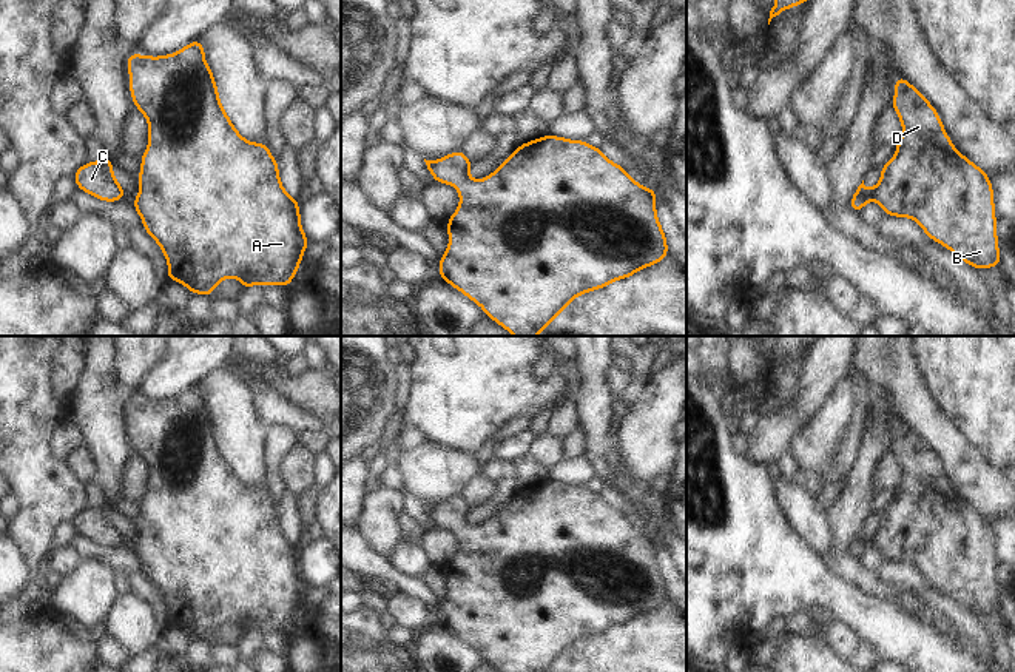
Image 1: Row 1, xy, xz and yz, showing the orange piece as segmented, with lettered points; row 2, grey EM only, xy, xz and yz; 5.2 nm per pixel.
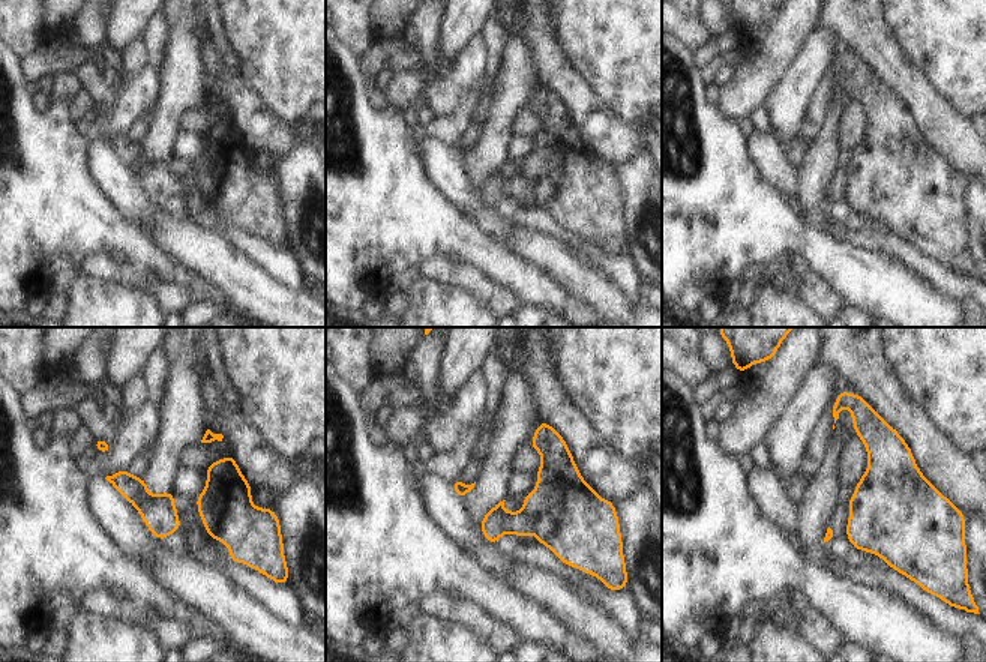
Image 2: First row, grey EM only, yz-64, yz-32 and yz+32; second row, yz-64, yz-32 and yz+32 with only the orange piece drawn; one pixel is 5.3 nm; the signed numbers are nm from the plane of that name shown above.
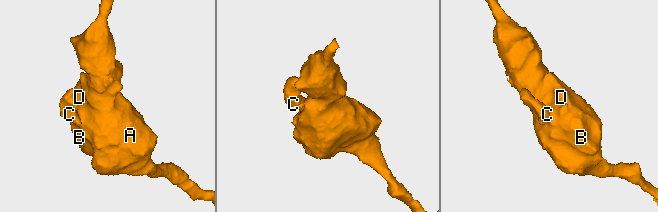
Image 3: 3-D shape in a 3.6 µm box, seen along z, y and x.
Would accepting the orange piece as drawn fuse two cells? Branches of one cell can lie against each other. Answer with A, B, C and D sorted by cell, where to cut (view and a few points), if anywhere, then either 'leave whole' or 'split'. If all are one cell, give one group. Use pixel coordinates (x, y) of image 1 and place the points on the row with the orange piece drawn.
A B C D; no cut; leave whole

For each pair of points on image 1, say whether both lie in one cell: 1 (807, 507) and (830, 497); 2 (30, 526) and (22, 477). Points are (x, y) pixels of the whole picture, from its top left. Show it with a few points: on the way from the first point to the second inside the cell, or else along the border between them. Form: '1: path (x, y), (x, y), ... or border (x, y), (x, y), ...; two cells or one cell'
1: border (816, 497), (816, 501), (827, 512); two cells
2: path (30, 514), (30, 489); one cell

